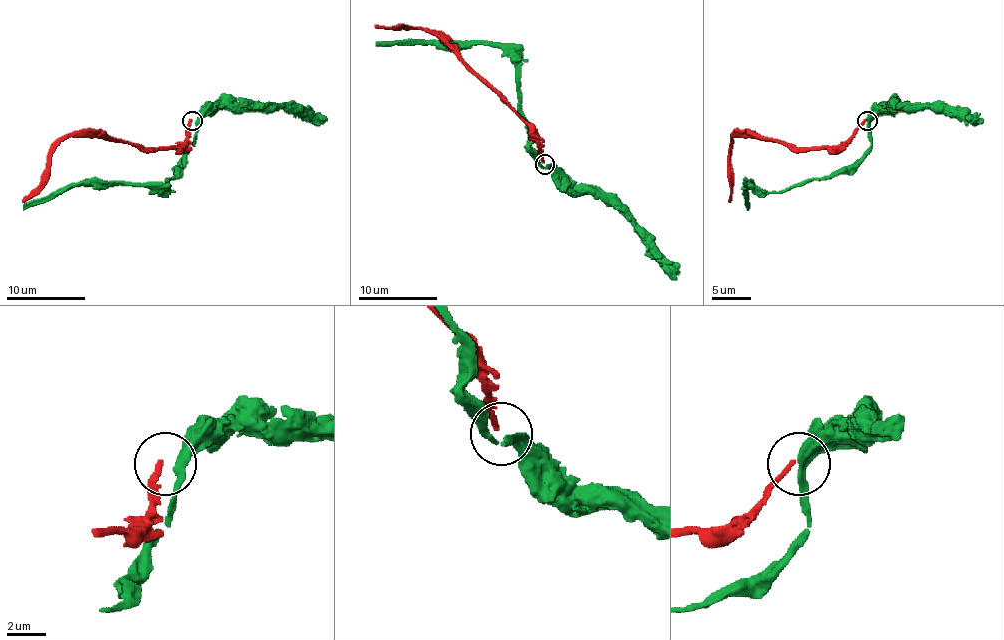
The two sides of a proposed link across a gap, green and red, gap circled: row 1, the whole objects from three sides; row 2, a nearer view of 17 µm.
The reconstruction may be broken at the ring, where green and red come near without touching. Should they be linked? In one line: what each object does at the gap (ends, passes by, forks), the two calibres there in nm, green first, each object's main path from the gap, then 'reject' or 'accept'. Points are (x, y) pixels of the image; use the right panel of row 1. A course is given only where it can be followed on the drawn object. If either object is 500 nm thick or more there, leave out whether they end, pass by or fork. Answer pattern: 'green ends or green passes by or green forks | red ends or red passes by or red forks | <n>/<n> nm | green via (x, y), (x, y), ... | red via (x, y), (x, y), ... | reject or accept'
green passes by | red ends | 360/240 nm | green via (868, 122), (870, 147), (851, 165), (823, 179), (803, 180), (778, 192), (756, 192), (747, 184), (748, 210) | red via (866, 120), (847, 141), (831, 147), (788, 147), (772, 139), (733, 137), (729, 202) | reject

